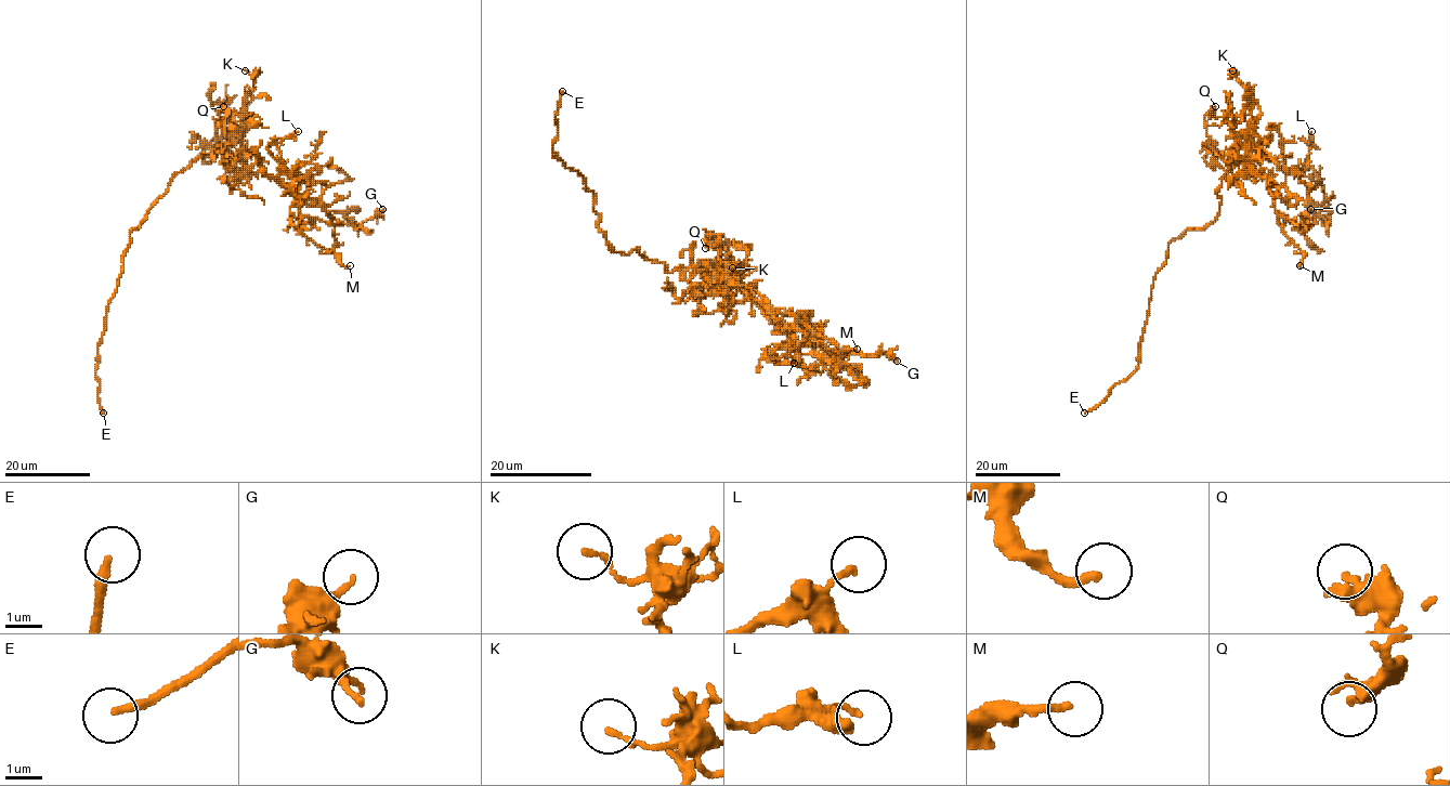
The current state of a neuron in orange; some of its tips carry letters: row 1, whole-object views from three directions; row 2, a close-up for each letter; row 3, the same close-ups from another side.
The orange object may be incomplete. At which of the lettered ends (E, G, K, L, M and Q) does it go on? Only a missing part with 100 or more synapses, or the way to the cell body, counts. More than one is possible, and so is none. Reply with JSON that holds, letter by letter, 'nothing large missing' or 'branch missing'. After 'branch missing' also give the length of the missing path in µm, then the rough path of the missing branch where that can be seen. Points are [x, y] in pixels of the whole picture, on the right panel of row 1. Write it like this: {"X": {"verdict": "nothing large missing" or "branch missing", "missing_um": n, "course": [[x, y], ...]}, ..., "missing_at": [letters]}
{"E": {"verdict": "branch missing", "missing_um": 15, "course": [[1084, 413], [1063, 416], [1056, 421], [1053, 430], [1063, 436], [1059, 440]]}, "G": {"verdict": "nothing large missing"}, "K": {"verdict": "nothing large missing"}, "L": {"verdict": "nothing large missing"}, "M": {"verdict": "nothing large missing"}, "Q": {"verdict": "nothing large missing"}, "missing_at": ["E"]}

